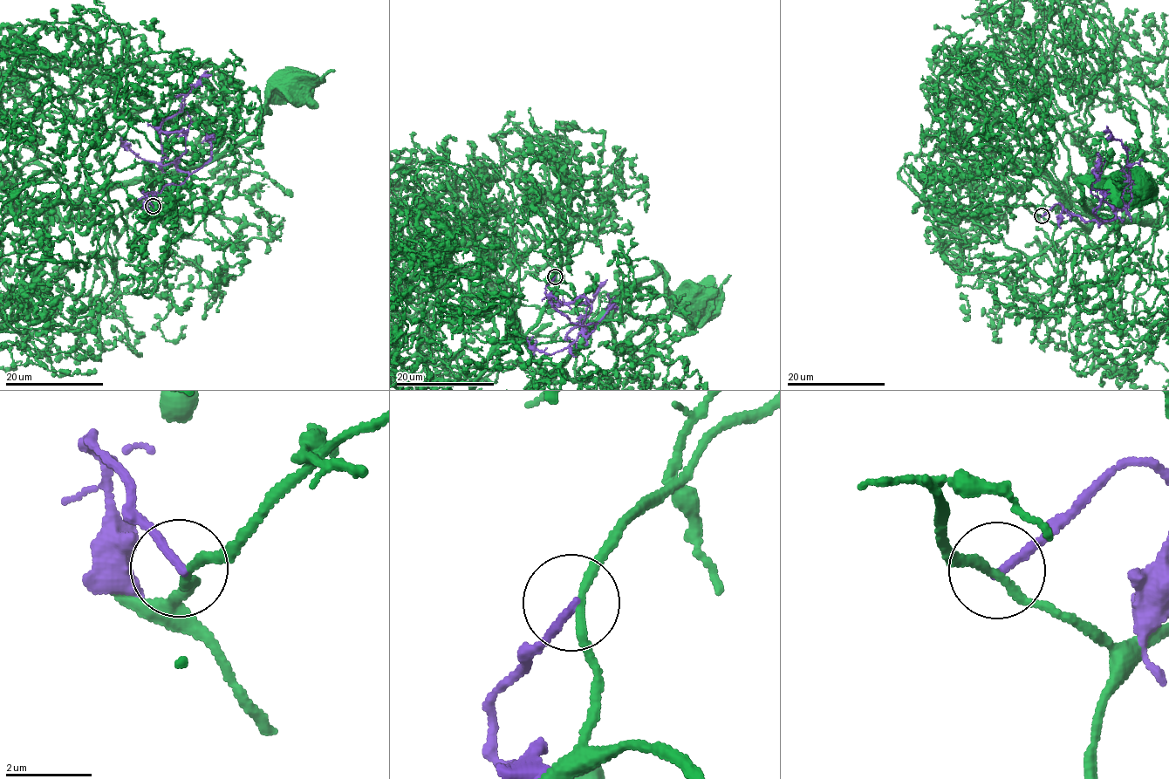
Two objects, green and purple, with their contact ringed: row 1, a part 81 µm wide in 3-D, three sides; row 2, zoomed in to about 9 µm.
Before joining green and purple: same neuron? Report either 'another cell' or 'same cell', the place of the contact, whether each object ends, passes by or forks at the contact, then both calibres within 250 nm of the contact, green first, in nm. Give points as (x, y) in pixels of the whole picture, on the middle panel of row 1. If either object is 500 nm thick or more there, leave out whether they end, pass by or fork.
another cell | (555, 276) | green passes by | purple ends | 190/190 nm

